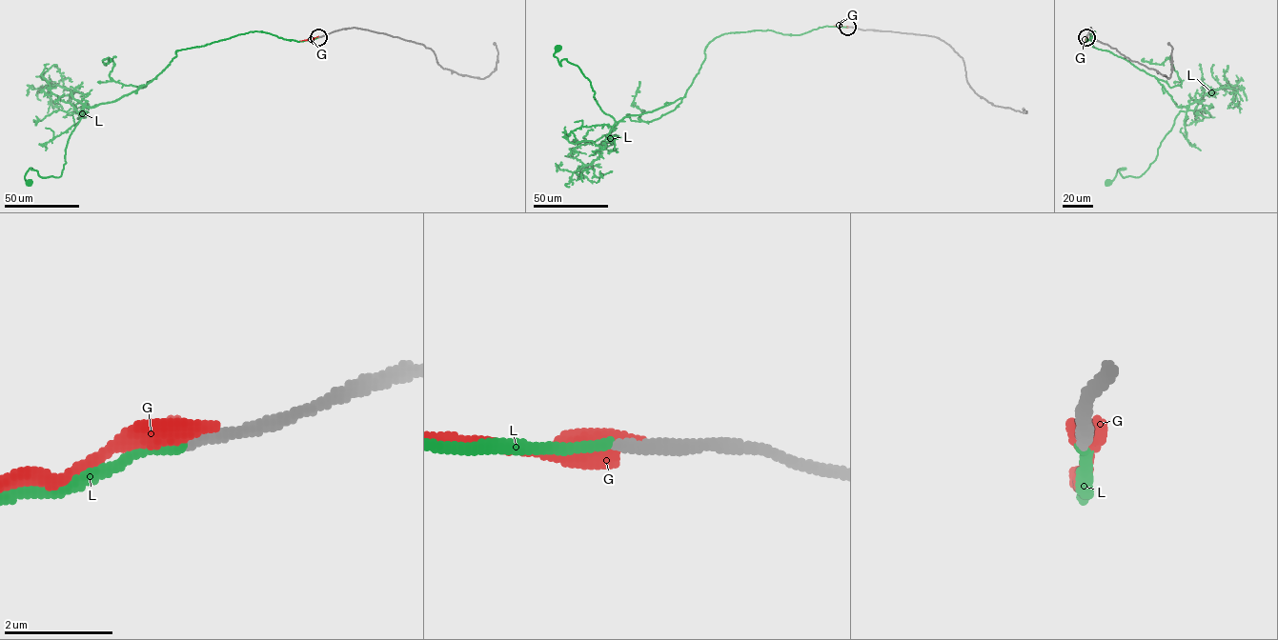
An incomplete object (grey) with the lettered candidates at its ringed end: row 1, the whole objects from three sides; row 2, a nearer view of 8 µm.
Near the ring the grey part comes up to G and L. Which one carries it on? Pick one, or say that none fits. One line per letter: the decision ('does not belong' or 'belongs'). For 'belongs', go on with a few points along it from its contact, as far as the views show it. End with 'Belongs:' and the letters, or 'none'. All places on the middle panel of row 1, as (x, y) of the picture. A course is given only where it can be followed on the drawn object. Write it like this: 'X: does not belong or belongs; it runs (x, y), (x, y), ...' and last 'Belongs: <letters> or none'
G: does not belong
L: belongs; it runs (847, 27), (716, 37), (682, 98), (625, 116), (613, 128), (580, 70), (566, 59), (559, 65), (557, 48)
Belongs: L

